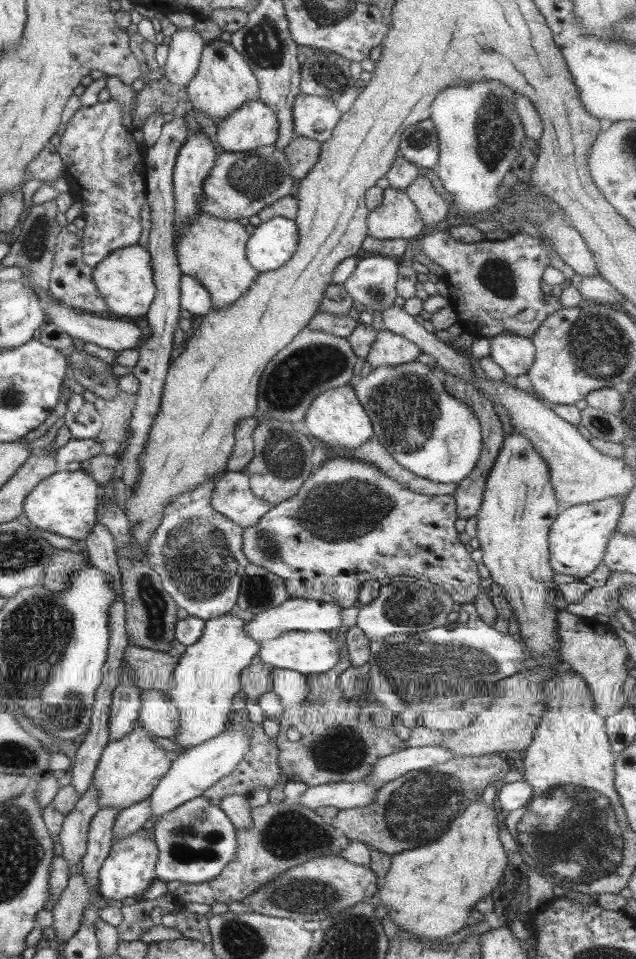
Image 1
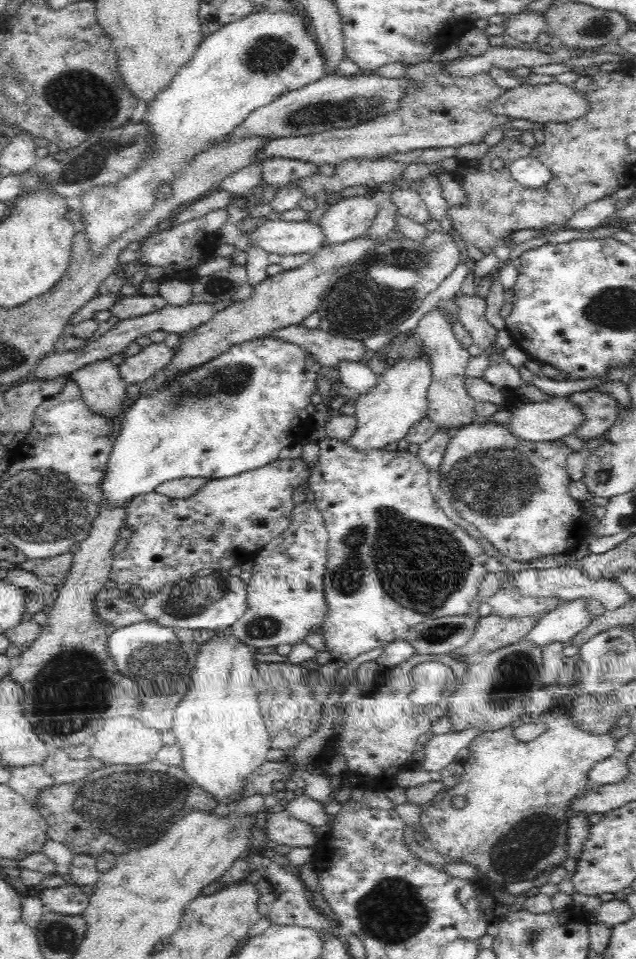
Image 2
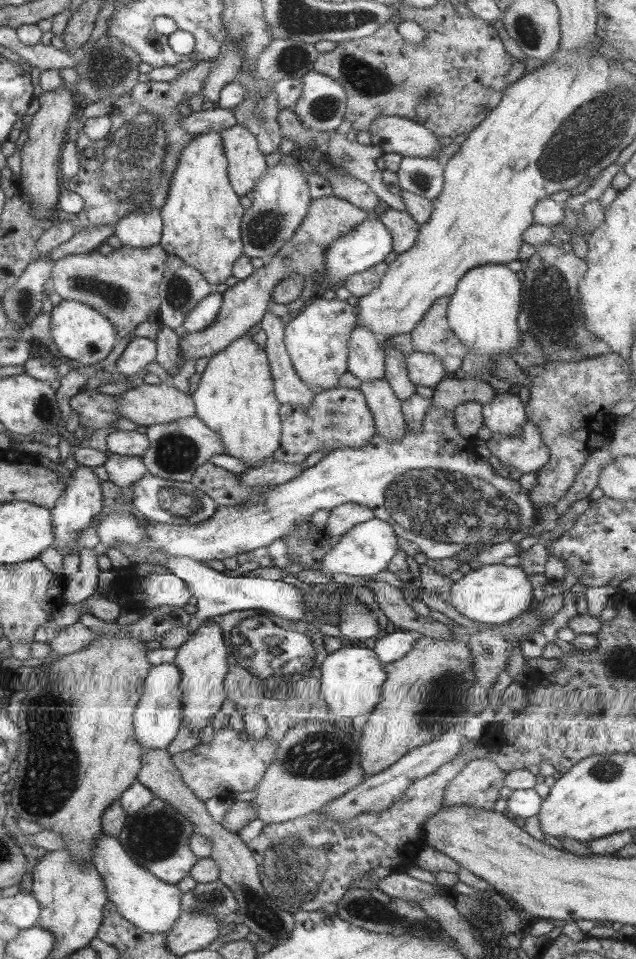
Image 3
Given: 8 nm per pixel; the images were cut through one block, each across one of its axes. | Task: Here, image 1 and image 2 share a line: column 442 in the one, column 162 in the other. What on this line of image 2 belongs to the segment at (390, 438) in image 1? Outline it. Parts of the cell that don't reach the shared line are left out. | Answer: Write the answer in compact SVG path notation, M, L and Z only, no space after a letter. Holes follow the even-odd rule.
M267 335L231 346L226 352L218 355L218 358L208 361L206 364L200 365L184 375L178 375L169 383L159 381L158 388L150 397L146 398L138 395L135 397L135 401L125 410L124 424L122 424L121 433L117 436L114 443L113 451L110 453L107 471L101 484L103 500L107 504L111 504L111 506L118 506L118 504L124 504L124 502L128 503L135 496L154 492L155 488L164 484L164 482L184 477L204 477L210 480L230 478L231 476L238 476L238 474L248 470L254 470L274 462L274 460L280 458L280 450L282 448L290 448L292 444L296 444L302 437L305 437L304 432L300 432L299 428L308 426L306 422L310 422L310 420L305 420L305 408L310 402L310 398L318 392L317 382L320 377L324 377L324 372L324 367L318 364L311 357L311 354L306 352L301 346Z

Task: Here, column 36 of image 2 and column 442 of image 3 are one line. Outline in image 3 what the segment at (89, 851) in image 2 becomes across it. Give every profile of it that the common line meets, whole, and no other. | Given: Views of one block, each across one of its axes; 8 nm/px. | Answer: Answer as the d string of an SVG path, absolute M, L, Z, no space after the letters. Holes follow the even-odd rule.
M474 759L449 781L443 791L442 808L472 806L479 810L494 810L499 789L506 774L487 759Z

